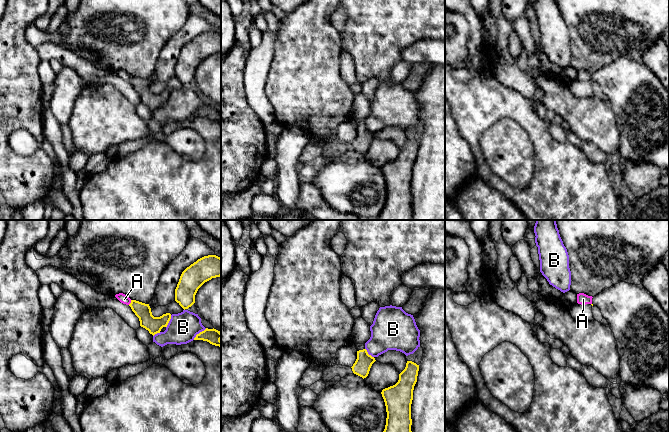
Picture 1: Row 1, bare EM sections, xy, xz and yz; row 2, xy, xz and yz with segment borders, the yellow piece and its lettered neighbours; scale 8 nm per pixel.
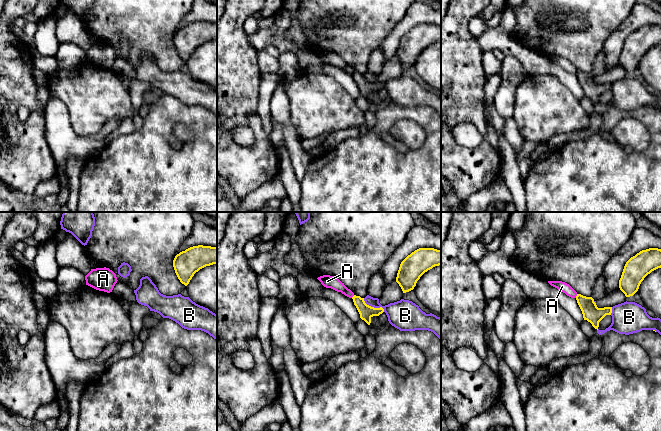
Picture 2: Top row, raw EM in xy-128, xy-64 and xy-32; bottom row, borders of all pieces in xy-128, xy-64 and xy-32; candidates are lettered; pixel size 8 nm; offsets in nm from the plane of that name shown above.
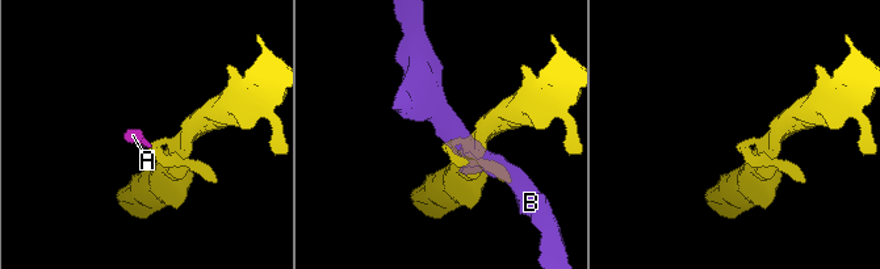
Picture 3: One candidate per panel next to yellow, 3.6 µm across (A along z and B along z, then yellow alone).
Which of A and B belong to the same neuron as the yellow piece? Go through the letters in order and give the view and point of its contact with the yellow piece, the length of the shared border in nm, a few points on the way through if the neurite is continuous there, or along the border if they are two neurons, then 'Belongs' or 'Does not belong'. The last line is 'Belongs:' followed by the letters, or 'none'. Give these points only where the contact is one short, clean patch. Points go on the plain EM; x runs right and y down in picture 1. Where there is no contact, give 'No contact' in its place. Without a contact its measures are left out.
A: Touches yellow at xy (131, 78). Shared border 50 nm. Boundary: xy (131, 76), (128, 80). Does not belong
B: Touches yellow at xy (200, 108). Shared border 140 nm. Does not belong
Belongs: none

